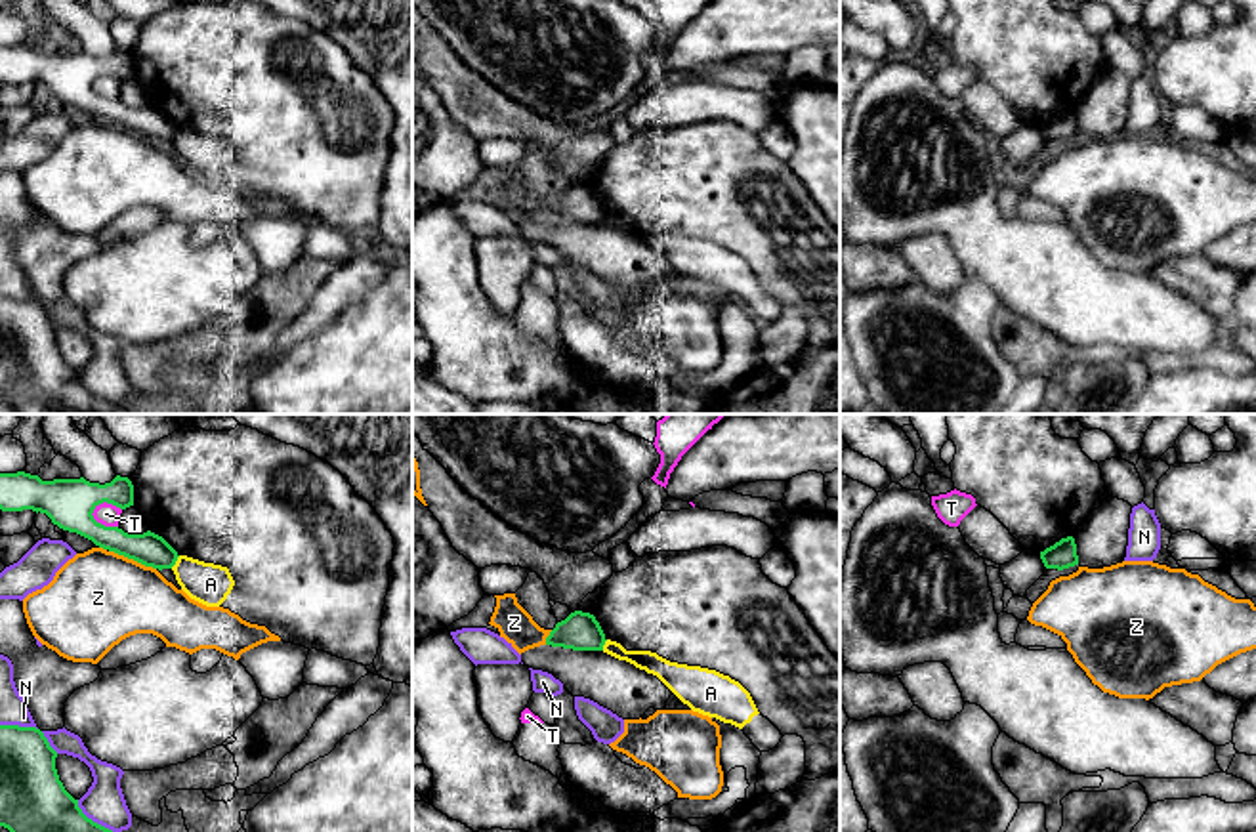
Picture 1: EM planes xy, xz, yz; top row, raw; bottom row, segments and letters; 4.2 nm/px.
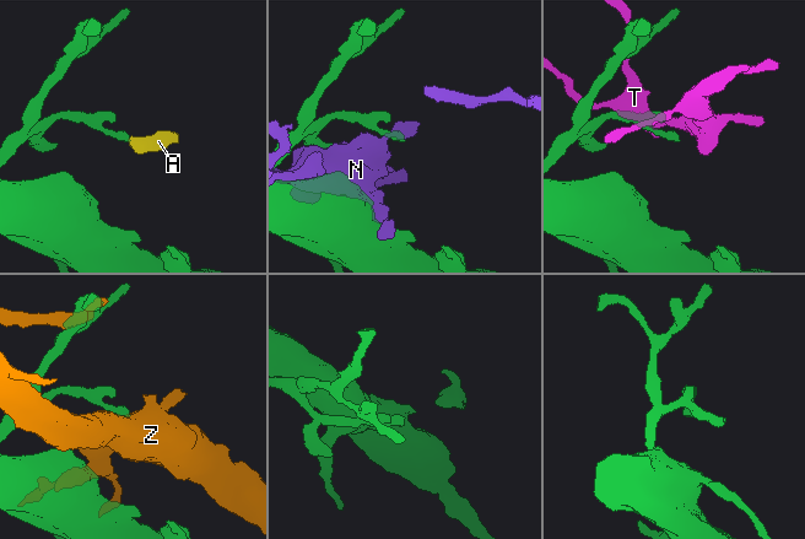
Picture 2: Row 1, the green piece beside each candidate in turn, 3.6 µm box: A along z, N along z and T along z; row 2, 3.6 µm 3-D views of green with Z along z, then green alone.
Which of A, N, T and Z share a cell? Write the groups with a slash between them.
A / N / T / Z

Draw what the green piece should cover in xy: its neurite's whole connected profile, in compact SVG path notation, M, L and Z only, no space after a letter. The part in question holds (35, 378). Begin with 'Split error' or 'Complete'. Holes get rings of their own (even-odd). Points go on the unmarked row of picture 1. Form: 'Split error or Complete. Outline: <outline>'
Complete. Outline: M0 298L0 399L8 401L15 414L130 414L88 391L59 353L55 342L57 324L36 300Z

